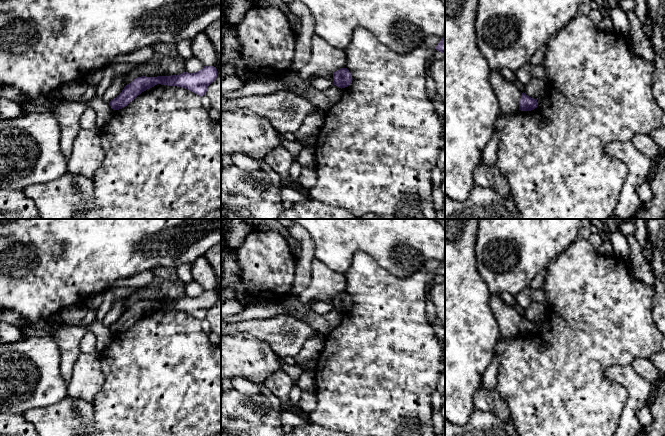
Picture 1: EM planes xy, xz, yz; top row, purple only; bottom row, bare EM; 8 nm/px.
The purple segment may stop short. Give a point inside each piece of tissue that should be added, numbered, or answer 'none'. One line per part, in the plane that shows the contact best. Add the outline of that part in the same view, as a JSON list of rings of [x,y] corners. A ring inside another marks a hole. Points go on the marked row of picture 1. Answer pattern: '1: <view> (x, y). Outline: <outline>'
none

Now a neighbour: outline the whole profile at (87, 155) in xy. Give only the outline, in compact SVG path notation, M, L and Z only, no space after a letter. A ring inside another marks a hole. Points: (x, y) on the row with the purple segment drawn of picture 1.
M80 129L68 158L67 171L93 179L105 158L101 137L97 129Z

